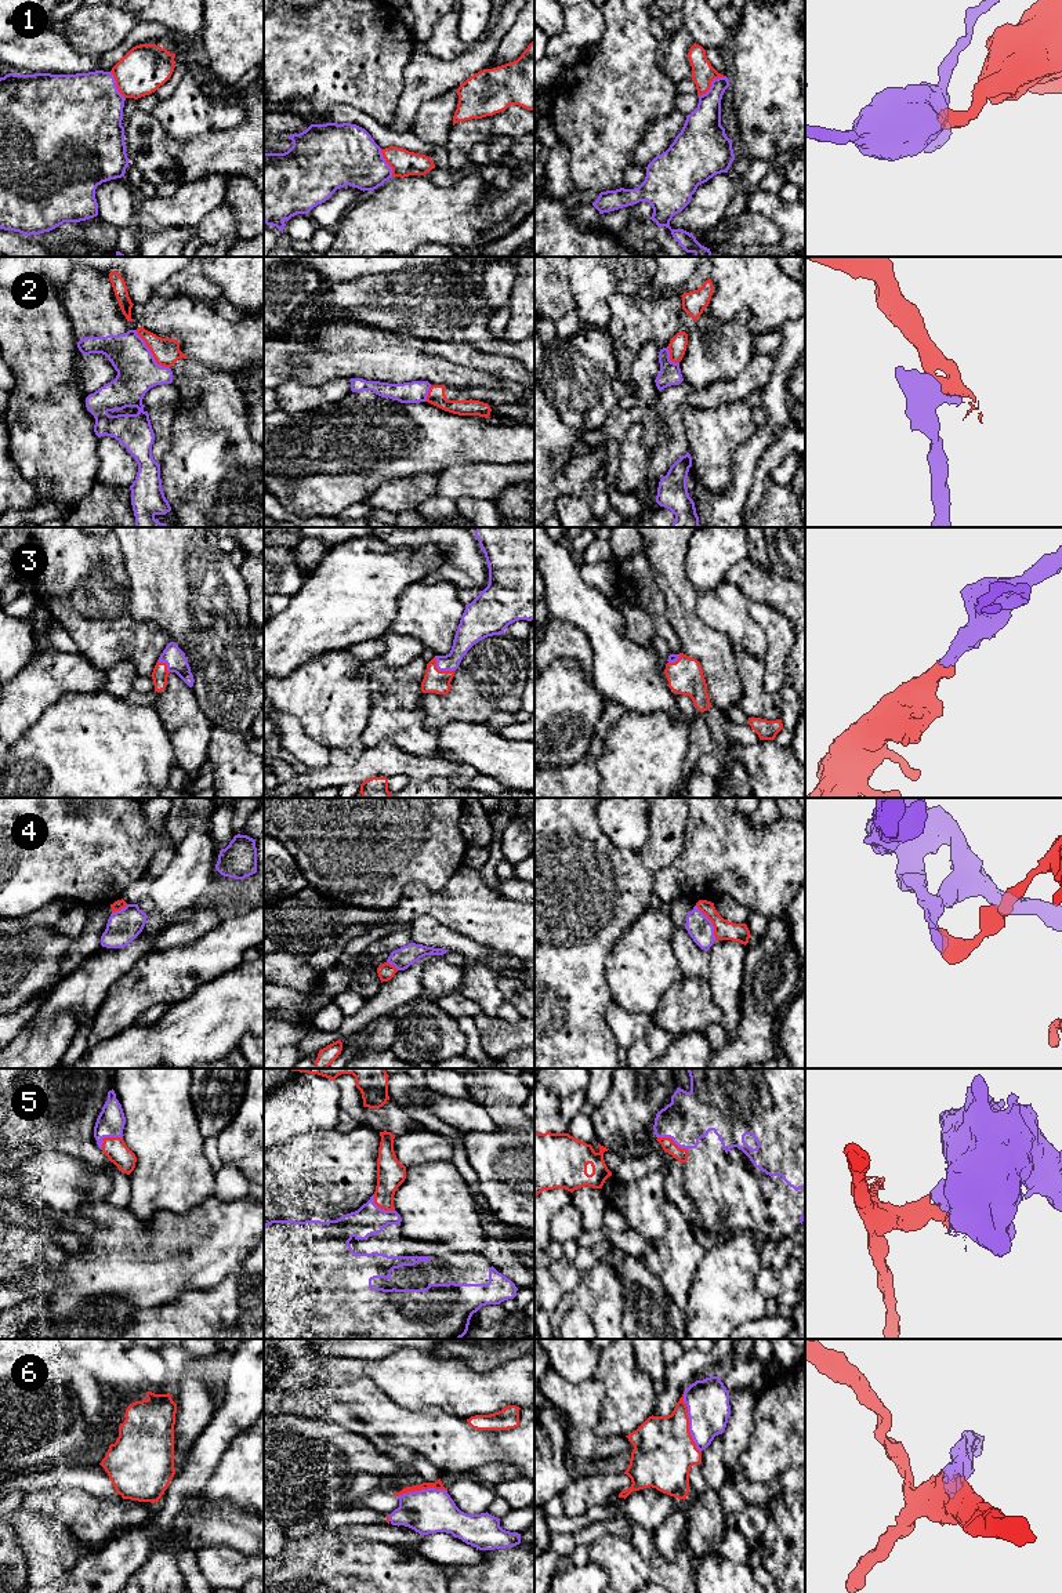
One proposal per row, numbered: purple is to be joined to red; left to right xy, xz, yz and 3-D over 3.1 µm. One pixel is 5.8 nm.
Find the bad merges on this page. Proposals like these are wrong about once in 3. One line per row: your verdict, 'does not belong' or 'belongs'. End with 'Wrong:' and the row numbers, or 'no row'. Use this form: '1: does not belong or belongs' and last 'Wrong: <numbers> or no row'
1: does not belong
2: does not belong
3: belongs
4: does not belong
5: belongs
6: belongs
Wrong: 1, 2, 4

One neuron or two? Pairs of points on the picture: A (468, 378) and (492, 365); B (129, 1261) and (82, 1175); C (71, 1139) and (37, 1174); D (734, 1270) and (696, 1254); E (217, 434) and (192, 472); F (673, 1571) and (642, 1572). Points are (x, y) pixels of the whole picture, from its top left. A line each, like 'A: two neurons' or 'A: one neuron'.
A: two neurons
B: two neurons
C: two neurons
D: two neurons
E: one neuron
F: two neurons

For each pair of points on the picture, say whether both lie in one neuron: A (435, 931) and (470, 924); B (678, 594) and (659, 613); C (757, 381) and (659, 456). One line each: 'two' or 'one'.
A: two
B: two
C: one

